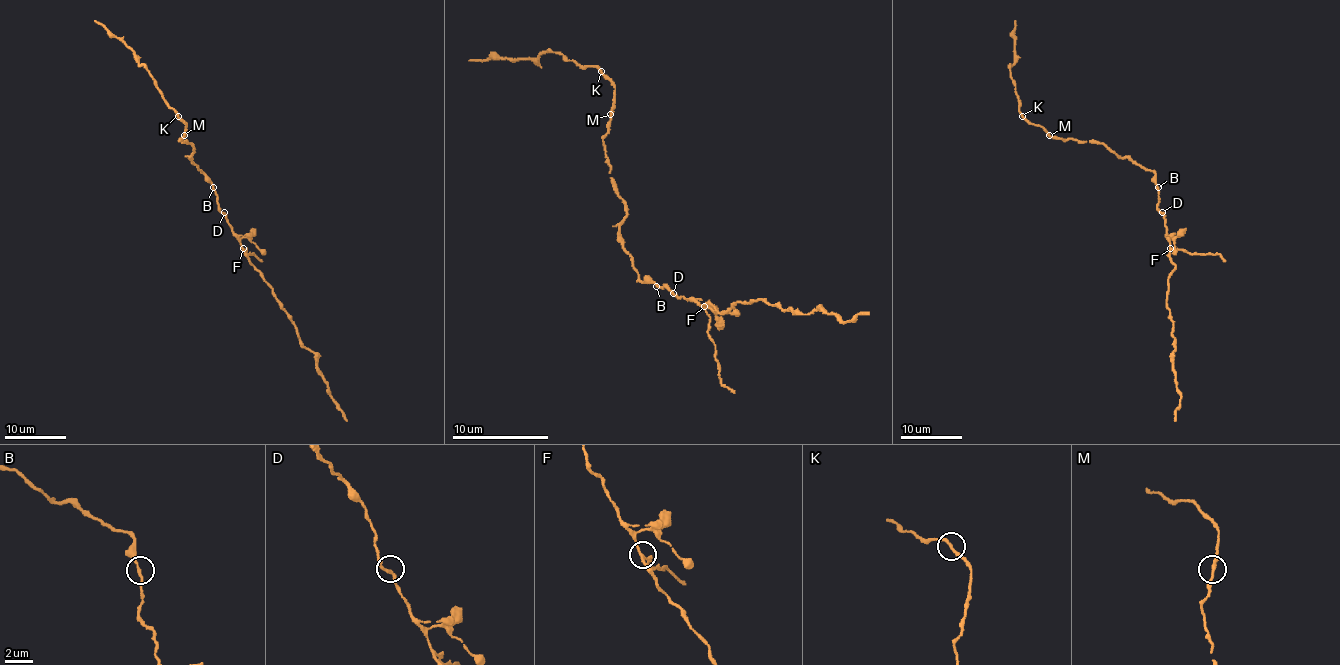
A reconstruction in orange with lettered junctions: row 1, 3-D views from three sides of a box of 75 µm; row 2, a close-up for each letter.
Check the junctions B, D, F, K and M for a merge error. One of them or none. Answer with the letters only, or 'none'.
F

